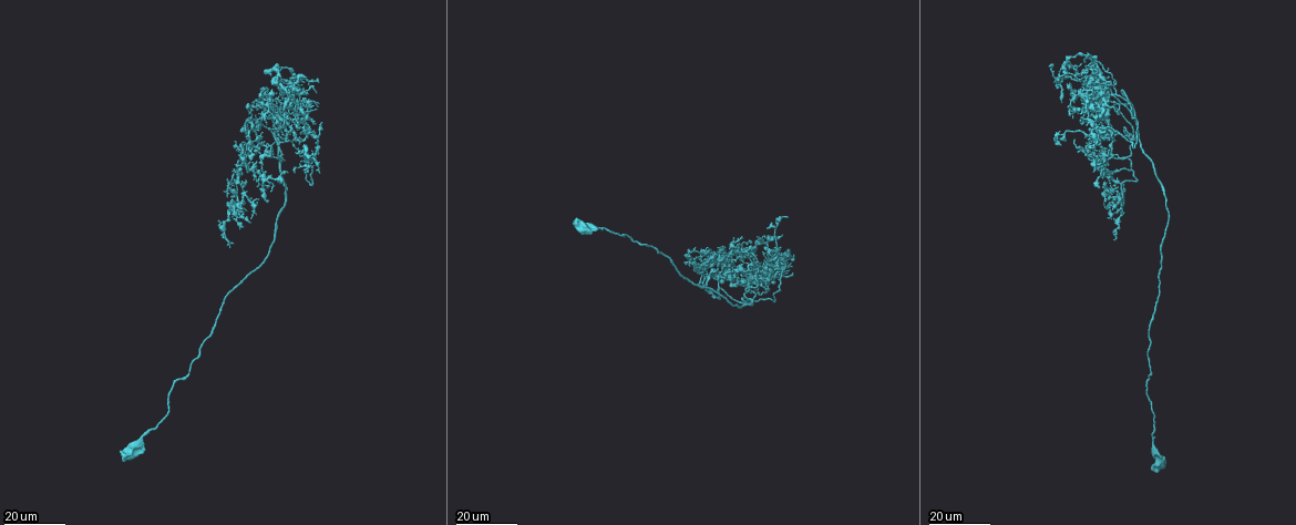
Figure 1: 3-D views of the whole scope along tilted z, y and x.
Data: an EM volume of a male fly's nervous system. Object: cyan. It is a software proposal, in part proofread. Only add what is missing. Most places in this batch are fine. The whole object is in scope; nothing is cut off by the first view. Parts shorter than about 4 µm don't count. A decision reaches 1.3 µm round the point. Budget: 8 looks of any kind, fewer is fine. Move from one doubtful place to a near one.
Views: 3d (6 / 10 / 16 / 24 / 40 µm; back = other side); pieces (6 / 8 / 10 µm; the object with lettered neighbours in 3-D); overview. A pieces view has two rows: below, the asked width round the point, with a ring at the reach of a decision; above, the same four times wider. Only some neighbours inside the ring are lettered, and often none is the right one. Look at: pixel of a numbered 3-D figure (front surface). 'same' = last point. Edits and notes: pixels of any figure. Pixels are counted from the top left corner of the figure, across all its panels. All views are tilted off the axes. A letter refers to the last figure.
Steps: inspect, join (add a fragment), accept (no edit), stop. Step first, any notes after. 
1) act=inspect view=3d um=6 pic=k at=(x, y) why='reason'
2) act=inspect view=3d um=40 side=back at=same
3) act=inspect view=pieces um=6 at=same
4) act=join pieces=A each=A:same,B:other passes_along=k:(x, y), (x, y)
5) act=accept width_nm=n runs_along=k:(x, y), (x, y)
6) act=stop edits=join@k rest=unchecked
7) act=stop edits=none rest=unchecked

act=inspect view=3d um=16 pic=1 at=(750, 280) why='branch stops here'

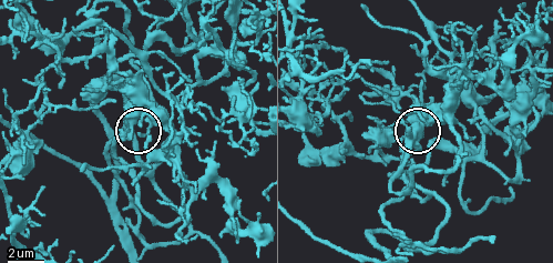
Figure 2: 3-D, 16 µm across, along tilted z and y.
act=inspect view=pieces um=6 pic=2 at=(404, 122)

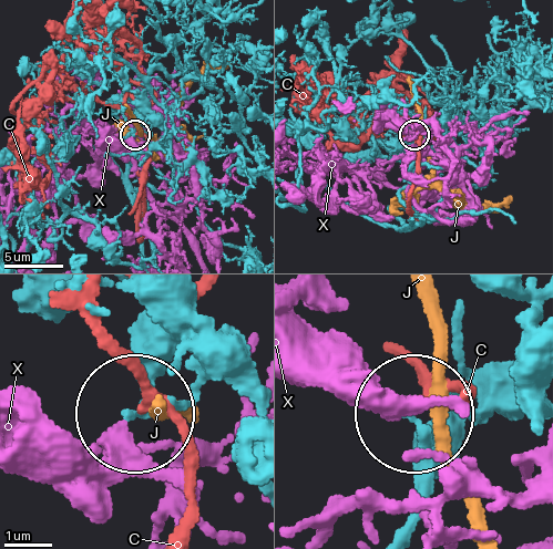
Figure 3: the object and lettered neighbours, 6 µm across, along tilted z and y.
act=accept each=C:other,J:other,X:other found='none of them fits'

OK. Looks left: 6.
act=inspect view=3d um=16 pic=1 at=(1075, 141) why='tapers out'

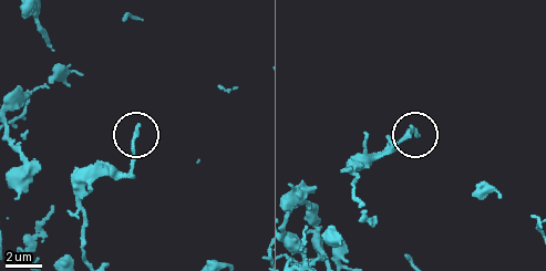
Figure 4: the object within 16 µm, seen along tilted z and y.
act=inspect view=3d um=10 pic=4 at=(136, 128)

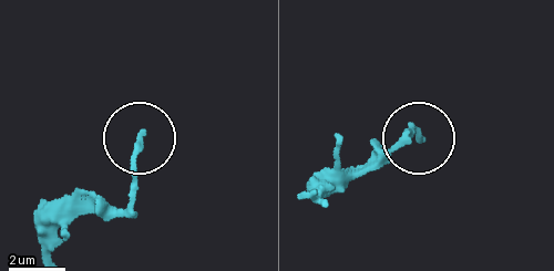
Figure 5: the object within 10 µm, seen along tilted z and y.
act=inspect view=pieces um=6 pic=5 at=(140, 135)

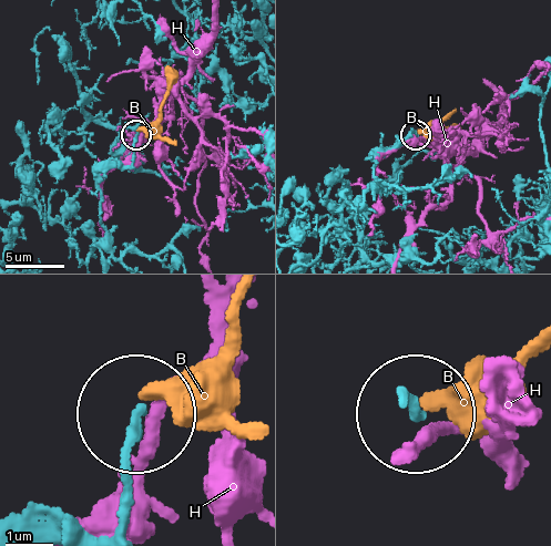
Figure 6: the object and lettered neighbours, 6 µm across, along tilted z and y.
act=accept each=B:other,H:other found='no lettered fragment goes on from it'

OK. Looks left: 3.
act=inspect view=3d um=24 pic=1 at=(258, 107) why='free end'

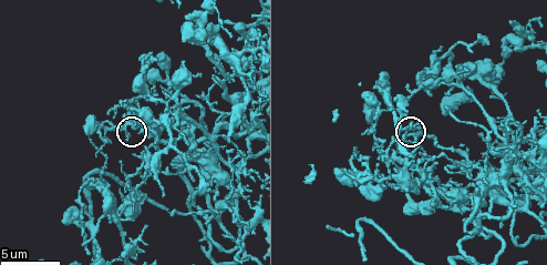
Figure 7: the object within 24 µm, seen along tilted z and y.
act=inspect view=pieces um=8 pic=7 at=(139, 131)

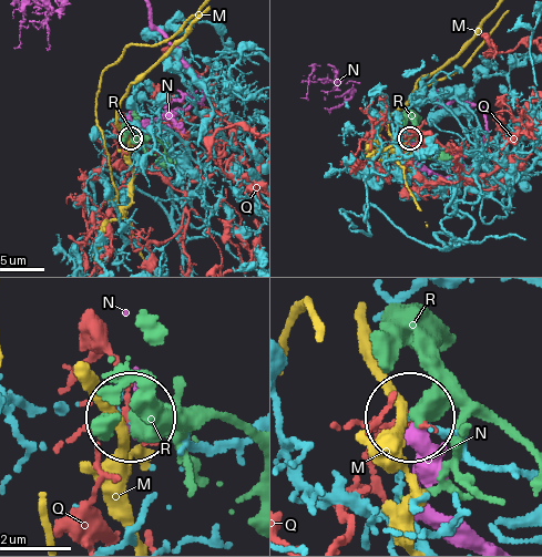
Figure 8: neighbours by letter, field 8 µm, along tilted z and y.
act=accept width_nm=150 each=M:other,N:other,Q:other,R:other found='none of them fits'

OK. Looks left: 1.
act=inspect view=pieces um=8 pic=7 at=(148, 54) why='branch stops here'

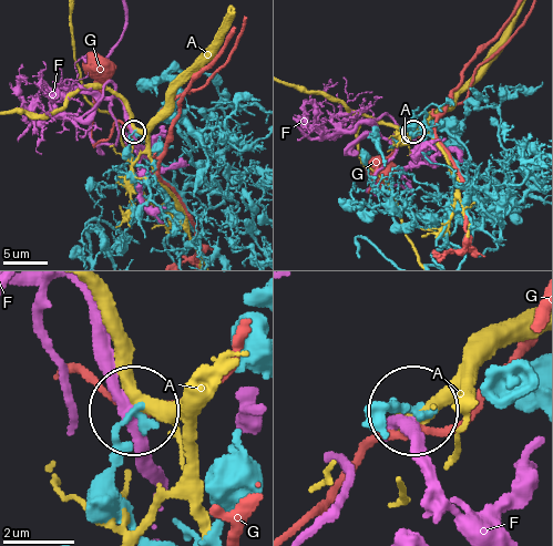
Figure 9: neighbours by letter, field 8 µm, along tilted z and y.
act=accept each=A:other,F:other,G:other found='none of them fits'

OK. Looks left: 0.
act=stop edits=none rest=unchecked

